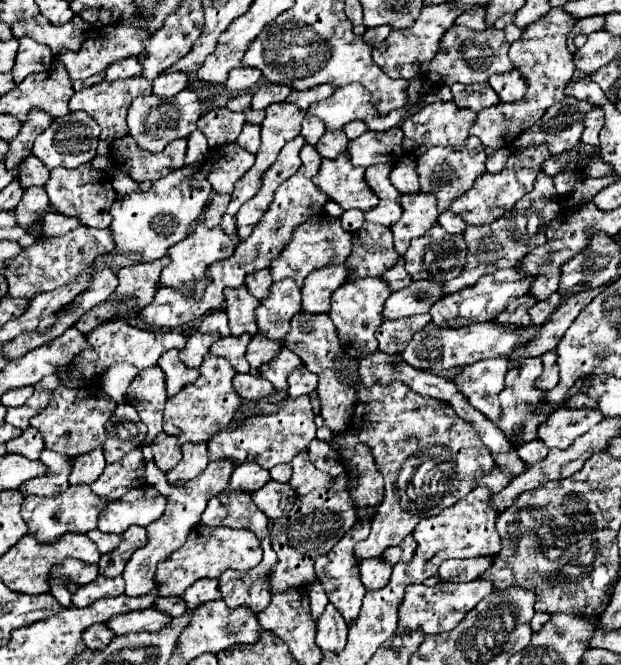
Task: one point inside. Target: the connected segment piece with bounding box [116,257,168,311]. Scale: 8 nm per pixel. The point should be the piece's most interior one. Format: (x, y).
(137, 285)

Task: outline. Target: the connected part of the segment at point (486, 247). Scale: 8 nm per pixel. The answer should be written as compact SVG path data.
M540 171L534 183L534 191L530 195L532 197L524 197L518 201L518 205L512 209L512 215L510 215L510 211L506 211L504 217L498 217L496 221L492 221L488 225L468 225L466 227L464 241L466 241L466 249L468 249L468 255L466 255L468 261L456 279L442 283L444 293L456 293L468 285L474 285L482 275L492 273L496 269L514 267L534 247L544 245L544 241L546 241L544 225L548 225L548 221L552 217L556 217L556 213L560 213L560 209L562 209L558 203L553 178Z

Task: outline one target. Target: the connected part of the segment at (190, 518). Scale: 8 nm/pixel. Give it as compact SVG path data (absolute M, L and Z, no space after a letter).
M232 459L210 461L208 467L204 469L204 473L198 475L196 479L192 479L188 485L172 487L168 484L165 474L156 465L146 465L144 474L146 484L162 493L168 503L166 503L164 515L146 527L146 531L148 531L148 545L144 549L138 549L132 555L132 559L126 563L126 569L124 569L122 577L126 581L126 593L128 595L132 595L132 597L146 595L154 587L152 579L154 579L154 573L156 573L156 565L164 557L168 557L168 553L172 553L172 549L178 549L180 545L184 545L188 533L200 523L200 517L202 517L208 501L212 497L220 495L222 491L226 491L230 475L232 475L232 469L234 469L234 461Z

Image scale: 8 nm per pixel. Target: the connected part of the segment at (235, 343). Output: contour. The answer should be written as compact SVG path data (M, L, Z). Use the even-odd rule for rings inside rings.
M244 333L240 337L224 337L224 339L218 339L212 347L210 347L210 353L212 355L218 355L218 357L224 357L234 369L236 373L246 373L248 371L248 361L244 357L246 353L246 345L250 343L252 335Z

